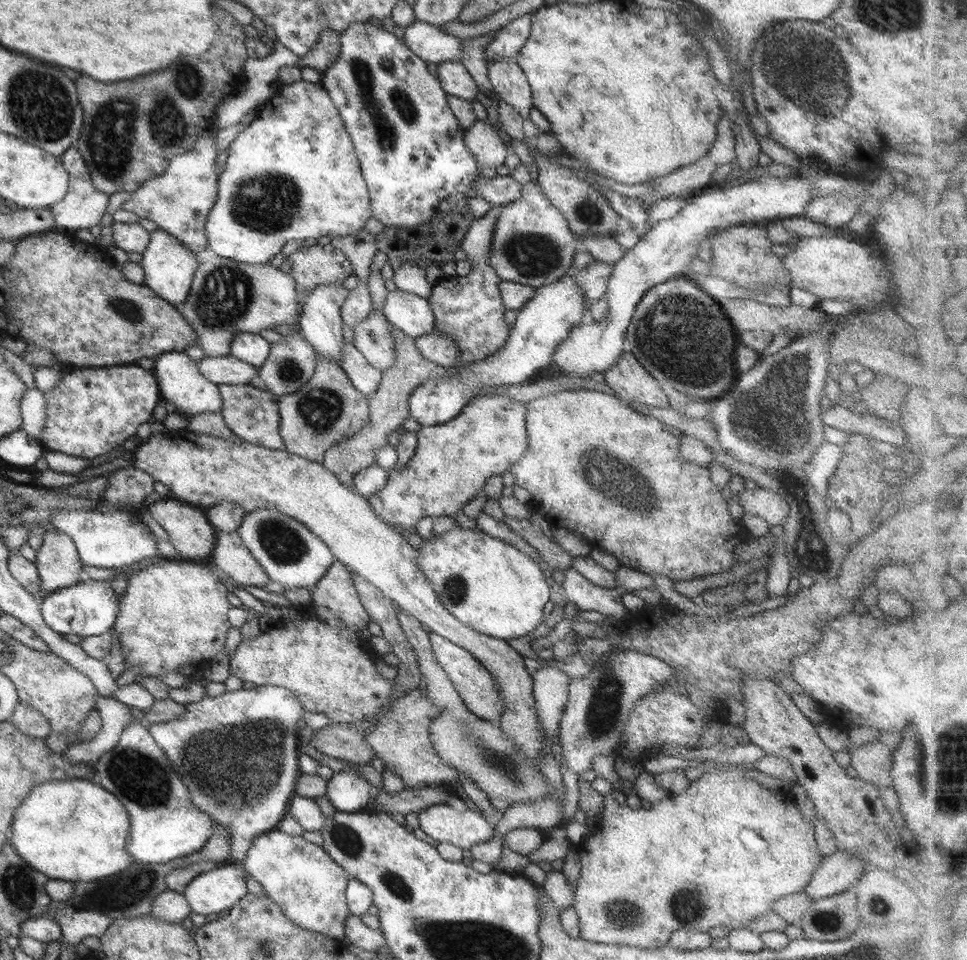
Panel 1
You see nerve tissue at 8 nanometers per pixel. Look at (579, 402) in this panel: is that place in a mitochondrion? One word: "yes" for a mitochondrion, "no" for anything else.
no

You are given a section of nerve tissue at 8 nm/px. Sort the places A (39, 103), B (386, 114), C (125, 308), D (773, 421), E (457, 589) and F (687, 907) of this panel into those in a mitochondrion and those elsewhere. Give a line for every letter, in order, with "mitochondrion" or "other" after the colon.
A: mitochondrion
B: mitochondrion
C: mitochondrion
D: mitochondrion
E: mitochondrion
F: mitochondrion

